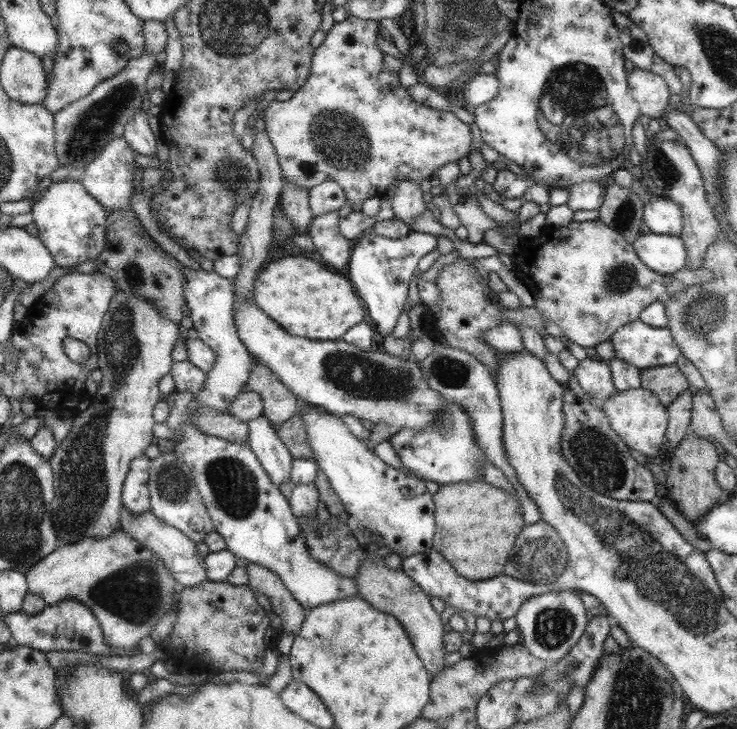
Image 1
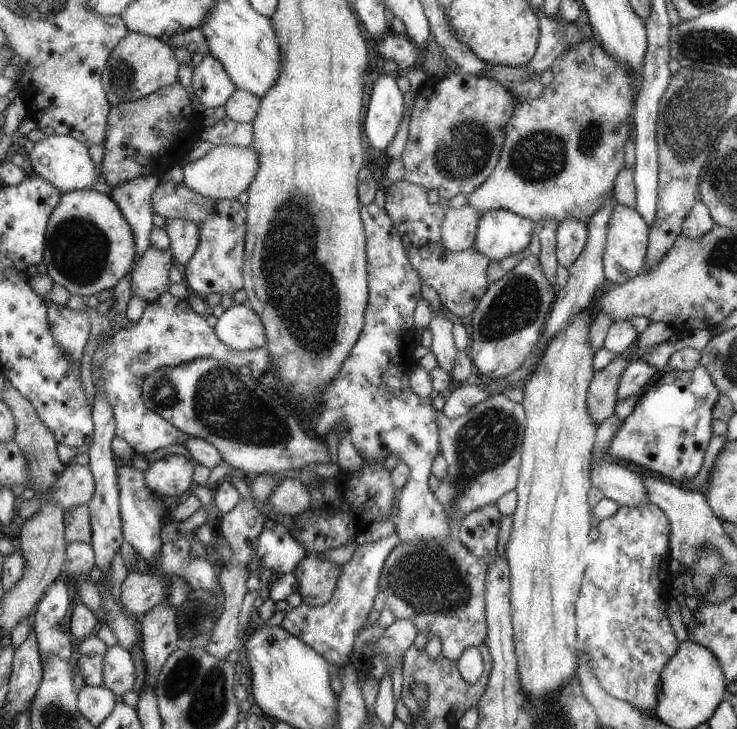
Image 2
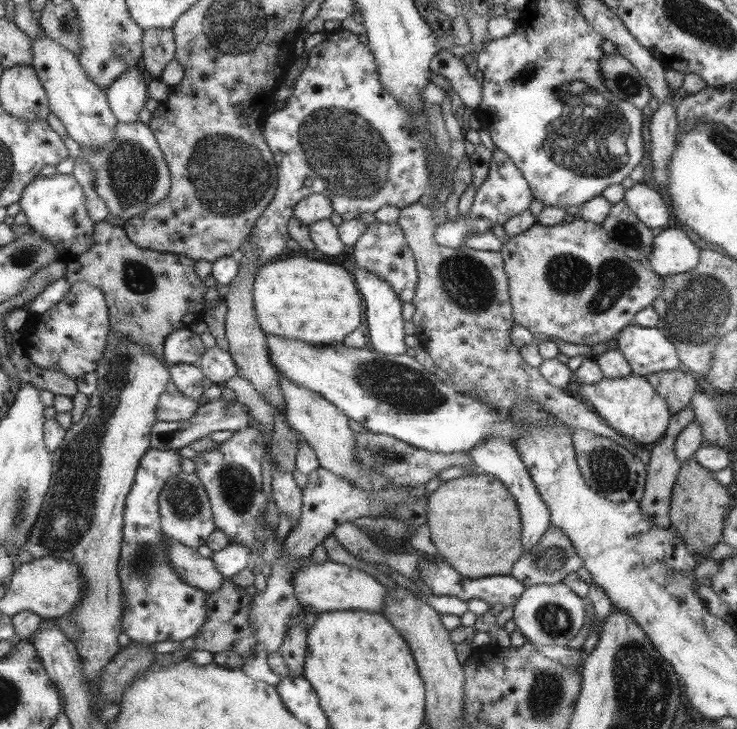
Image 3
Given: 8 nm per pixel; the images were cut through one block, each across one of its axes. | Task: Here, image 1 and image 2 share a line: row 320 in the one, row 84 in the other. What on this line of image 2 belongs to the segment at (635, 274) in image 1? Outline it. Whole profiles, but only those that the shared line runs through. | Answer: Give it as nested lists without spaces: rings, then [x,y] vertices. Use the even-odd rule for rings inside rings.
[[[592,37],[581,40],[581,42],[568,47],[554,59],[554,63],[549,66],[549,70],[553,74],[553,79],[548,85],[543,86],[540,96],[530,102],[519,102],[515,106],[514,113],[506,125],[501,155],[494,171],[491,172],[488,179],[483,180],[483,183],[479,184],[478,188],[475,188],[470,194],[467,194],[466,205],[477,209],[479,214],[490,209],[505,209],[519,216],[526,217],[528,220],[533,220],[536,225],[539,222],[543,222],[543,220],[553,220],[555,224],[561,224],[561,222],[570,218],[575,218],[575,220],[587,224],[587,220],[599,208],[603,208],[603,204],[607,202],[607,198],[613,196],[615,179],[624,167],[623,147],[625,142],[629,140],[629,131],[634,126],[632,117],[629,114],[634,107],[634,98],[636,97],[635,84],[638,83],[638,77],[635,76],[635,72],[627,64],[621,64],[619,60],[615,60],[615,56],[611,56],[609,52],[606,52],[606,49],[597,40],[593,40]]]

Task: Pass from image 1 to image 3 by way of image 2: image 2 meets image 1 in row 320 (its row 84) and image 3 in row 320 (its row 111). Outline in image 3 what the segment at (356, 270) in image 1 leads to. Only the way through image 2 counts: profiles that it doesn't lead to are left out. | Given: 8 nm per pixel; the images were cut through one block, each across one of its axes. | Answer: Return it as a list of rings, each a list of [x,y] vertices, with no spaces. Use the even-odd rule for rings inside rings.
[[[353,267],[355,276],[355,286],[358,287],[359,294],[362,295],[363,301],[367,304],[367,325],[364,327],[366,337],[371,348],[378,354],[386,356],[398,356],[405,352],[403,344],[403,320],[401,320],[401,300],[399,295],[391,288],[389,283],[379,279],[375,273]]]

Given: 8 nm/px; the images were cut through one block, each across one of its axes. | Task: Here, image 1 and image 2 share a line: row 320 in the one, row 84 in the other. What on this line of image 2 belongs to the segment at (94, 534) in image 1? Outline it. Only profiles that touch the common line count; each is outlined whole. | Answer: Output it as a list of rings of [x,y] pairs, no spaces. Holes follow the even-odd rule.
[[[128,30],[126,36],[110,53],[102,72],[103,89],[106,90],[110,105],[142,99],[159,88],[167,87],[167,84],[174,84],[175,80],[178,80],[179,64],[173,50],[159,38]]]

